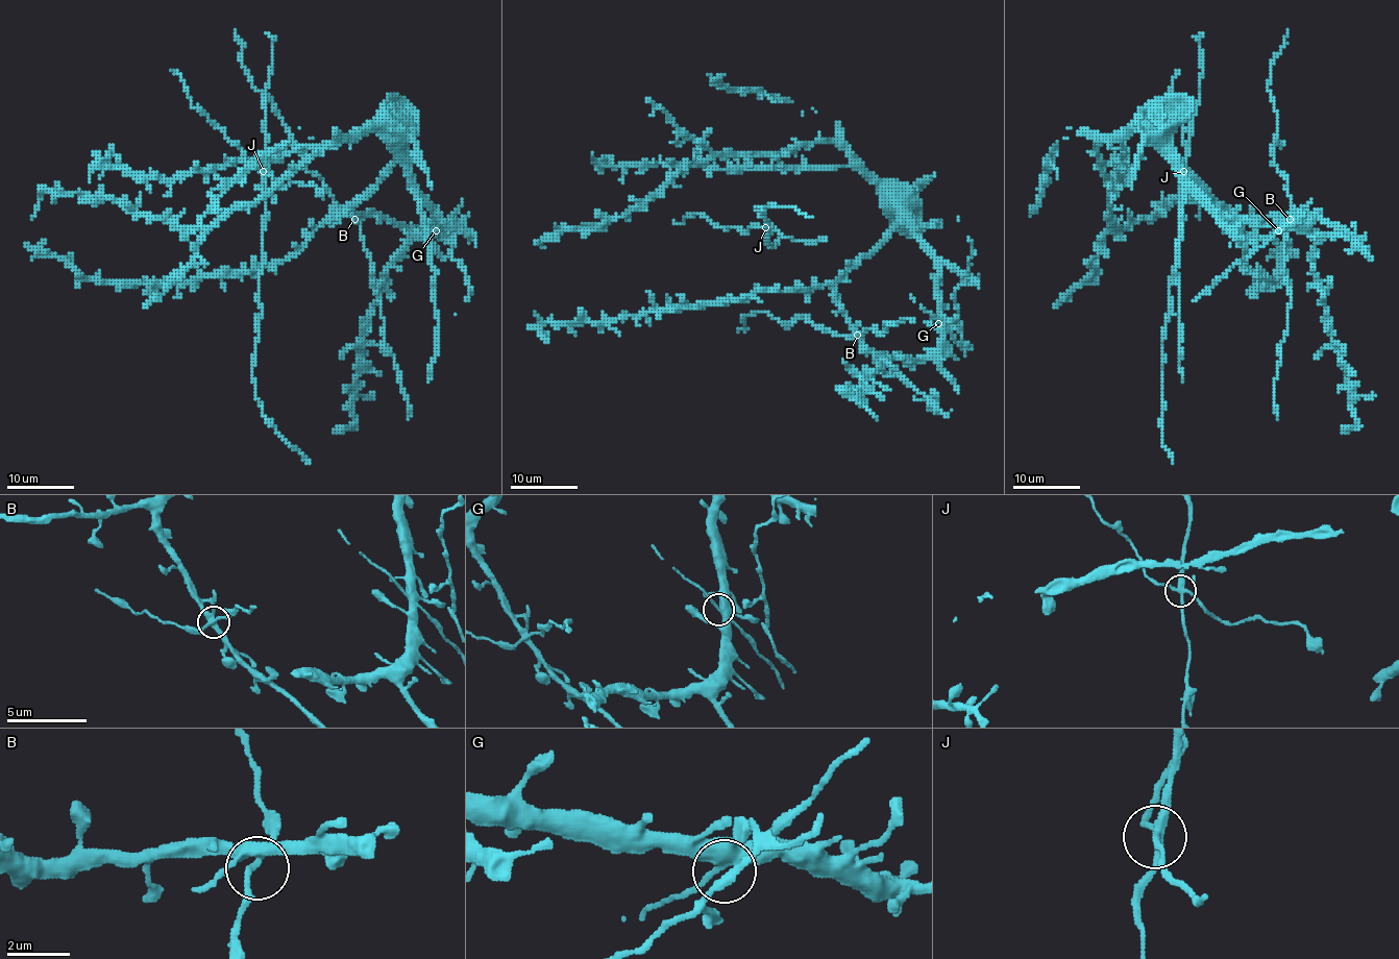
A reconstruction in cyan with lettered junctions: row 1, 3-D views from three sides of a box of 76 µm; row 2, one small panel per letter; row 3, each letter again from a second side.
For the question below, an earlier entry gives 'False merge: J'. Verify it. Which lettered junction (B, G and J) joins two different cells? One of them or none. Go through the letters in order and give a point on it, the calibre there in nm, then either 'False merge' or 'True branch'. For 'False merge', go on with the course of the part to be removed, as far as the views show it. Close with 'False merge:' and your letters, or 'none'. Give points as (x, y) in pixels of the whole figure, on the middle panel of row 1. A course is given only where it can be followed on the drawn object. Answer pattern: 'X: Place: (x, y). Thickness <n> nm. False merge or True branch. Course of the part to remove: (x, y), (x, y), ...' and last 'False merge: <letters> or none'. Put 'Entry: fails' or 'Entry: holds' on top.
Entry: holds
B: Place: (857, 335). Thickness 280 nm. True branch
G: Place: (938, 323). Thickness 320 nm. True branch
J: Place: (765, 227). Thickness 260 nm. False merge. Course of the part to remove: (766, 228), (753, 226), (742, 234), (735, 226), (720, 228), (694, 213), (681, 223), (675, 221)
False merge: J

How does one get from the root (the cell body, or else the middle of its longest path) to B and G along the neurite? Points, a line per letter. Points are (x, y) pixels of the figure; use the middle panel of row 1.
B: (900, 197), (907, 199), (915, 210), (862, 256), (835, 287), (835, 300), (857, 335)
G: (900, 197), (915, 207), (910, 211), (910, 229), (937, 264), (938, 323)

